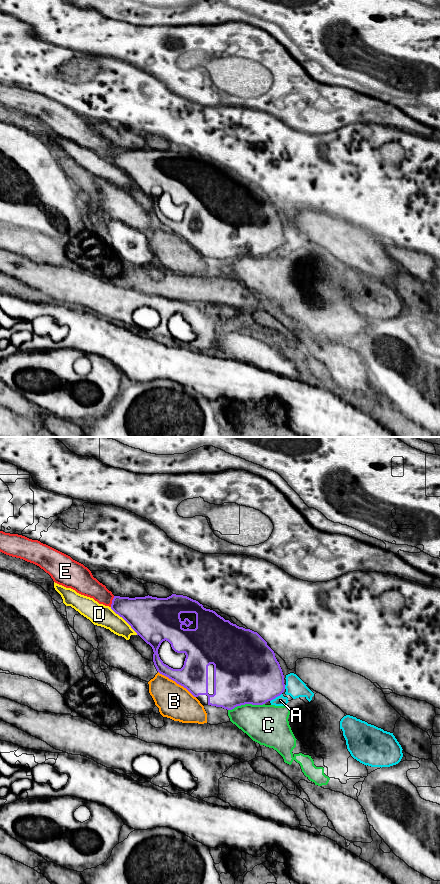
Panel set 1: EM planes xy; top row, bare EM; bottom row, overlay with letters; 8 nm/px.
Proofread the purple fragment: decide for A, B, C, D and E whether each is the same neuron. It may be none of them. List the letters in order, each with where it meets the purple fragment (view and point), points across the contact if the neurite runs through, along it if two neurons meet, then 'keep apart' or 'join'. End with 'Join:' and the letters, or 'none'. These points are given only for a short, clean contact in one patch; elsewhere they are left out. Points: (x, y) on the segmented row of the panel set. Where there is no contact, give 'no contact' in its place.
A: xy (275, 697) | along xy (281, 693), (270, 701) | keep apart
B: xy (177, 683) | keep apart
C: xy (246, 703) | keep apart
D: xy (124, 619) | keep apart
E: xy (112, 601) | keep apart
Join: none

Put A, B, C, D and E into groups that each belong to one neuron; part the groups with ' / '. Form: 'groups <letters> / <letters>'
groups A / B / C / D / E

